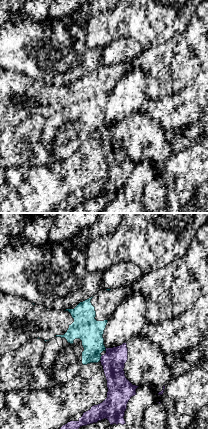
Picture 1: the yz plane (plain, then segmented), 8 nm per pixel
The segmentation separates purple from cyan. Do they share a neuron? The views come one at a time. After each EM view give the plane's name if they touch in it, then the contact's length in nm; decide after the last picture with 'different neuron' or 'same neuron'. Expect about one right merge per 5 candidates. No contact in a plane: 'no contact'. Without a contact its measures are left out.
yz | 60 nm

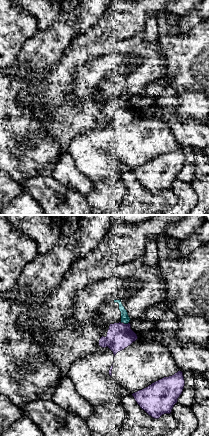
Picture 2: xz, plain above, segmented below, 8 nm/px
xz | 70 nm

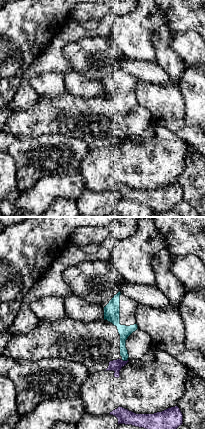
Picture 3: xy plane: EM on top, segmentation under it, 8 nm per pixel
xy | 60 nm

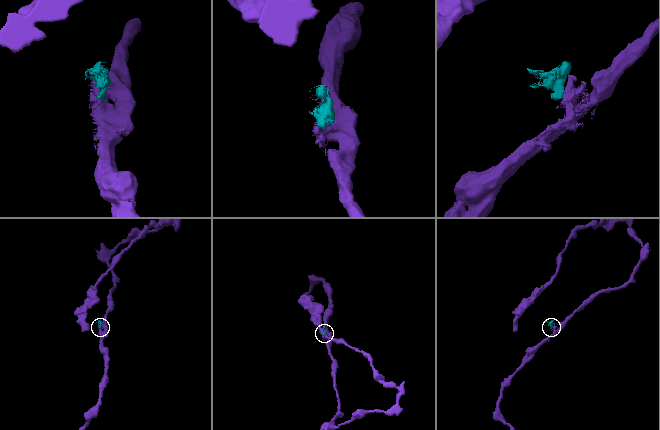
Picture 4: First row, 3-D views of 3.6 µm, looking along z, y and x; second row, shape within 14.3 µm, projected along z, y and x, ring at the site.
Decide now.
different neuron

